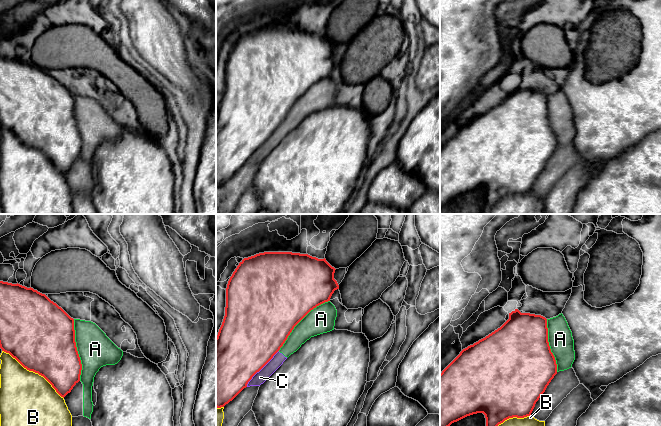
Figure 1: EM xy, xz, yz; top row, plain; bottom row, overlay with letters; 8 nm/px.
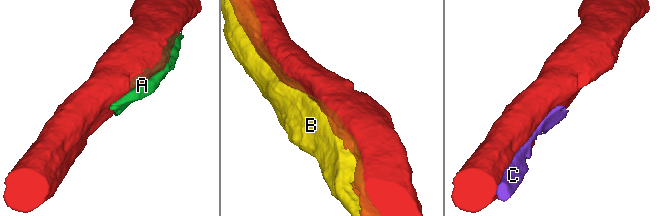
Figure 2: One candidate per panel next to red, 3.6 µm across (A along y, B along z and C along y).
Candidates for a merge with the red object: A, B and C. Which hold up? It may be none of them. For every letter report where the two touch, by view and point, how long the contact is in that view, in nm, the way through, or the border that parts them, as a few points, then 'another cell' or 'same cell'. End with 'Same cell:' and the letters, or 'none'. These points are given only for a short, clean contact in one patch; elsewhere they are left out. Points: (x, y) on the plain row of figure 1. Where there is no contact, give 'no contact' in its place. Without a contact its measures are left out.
A: meets red in xy at (76, 126); contact 500 nm long; another cell
B: meets red in xy at (33, 147); contact 650 nm long; another cell
C: meets red in xz at (261, 144); contact 400 nm long; another cell
Same cell: none

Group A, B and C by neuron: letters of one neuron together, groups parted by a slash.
A C / B

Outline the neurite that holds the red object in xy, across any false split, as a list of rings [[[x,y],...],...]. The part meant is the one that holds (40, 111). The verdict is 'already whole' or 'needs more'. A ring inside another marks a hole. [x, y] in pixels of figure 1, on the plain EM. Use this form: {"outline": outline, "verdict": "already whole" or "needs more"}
{"outline": [[[0,57],[0,124],[27,146],[43,152],[63,174],[80,157],[82,140],[75,118],[74,95],[31,63]]], "verdict": "already whole"}

